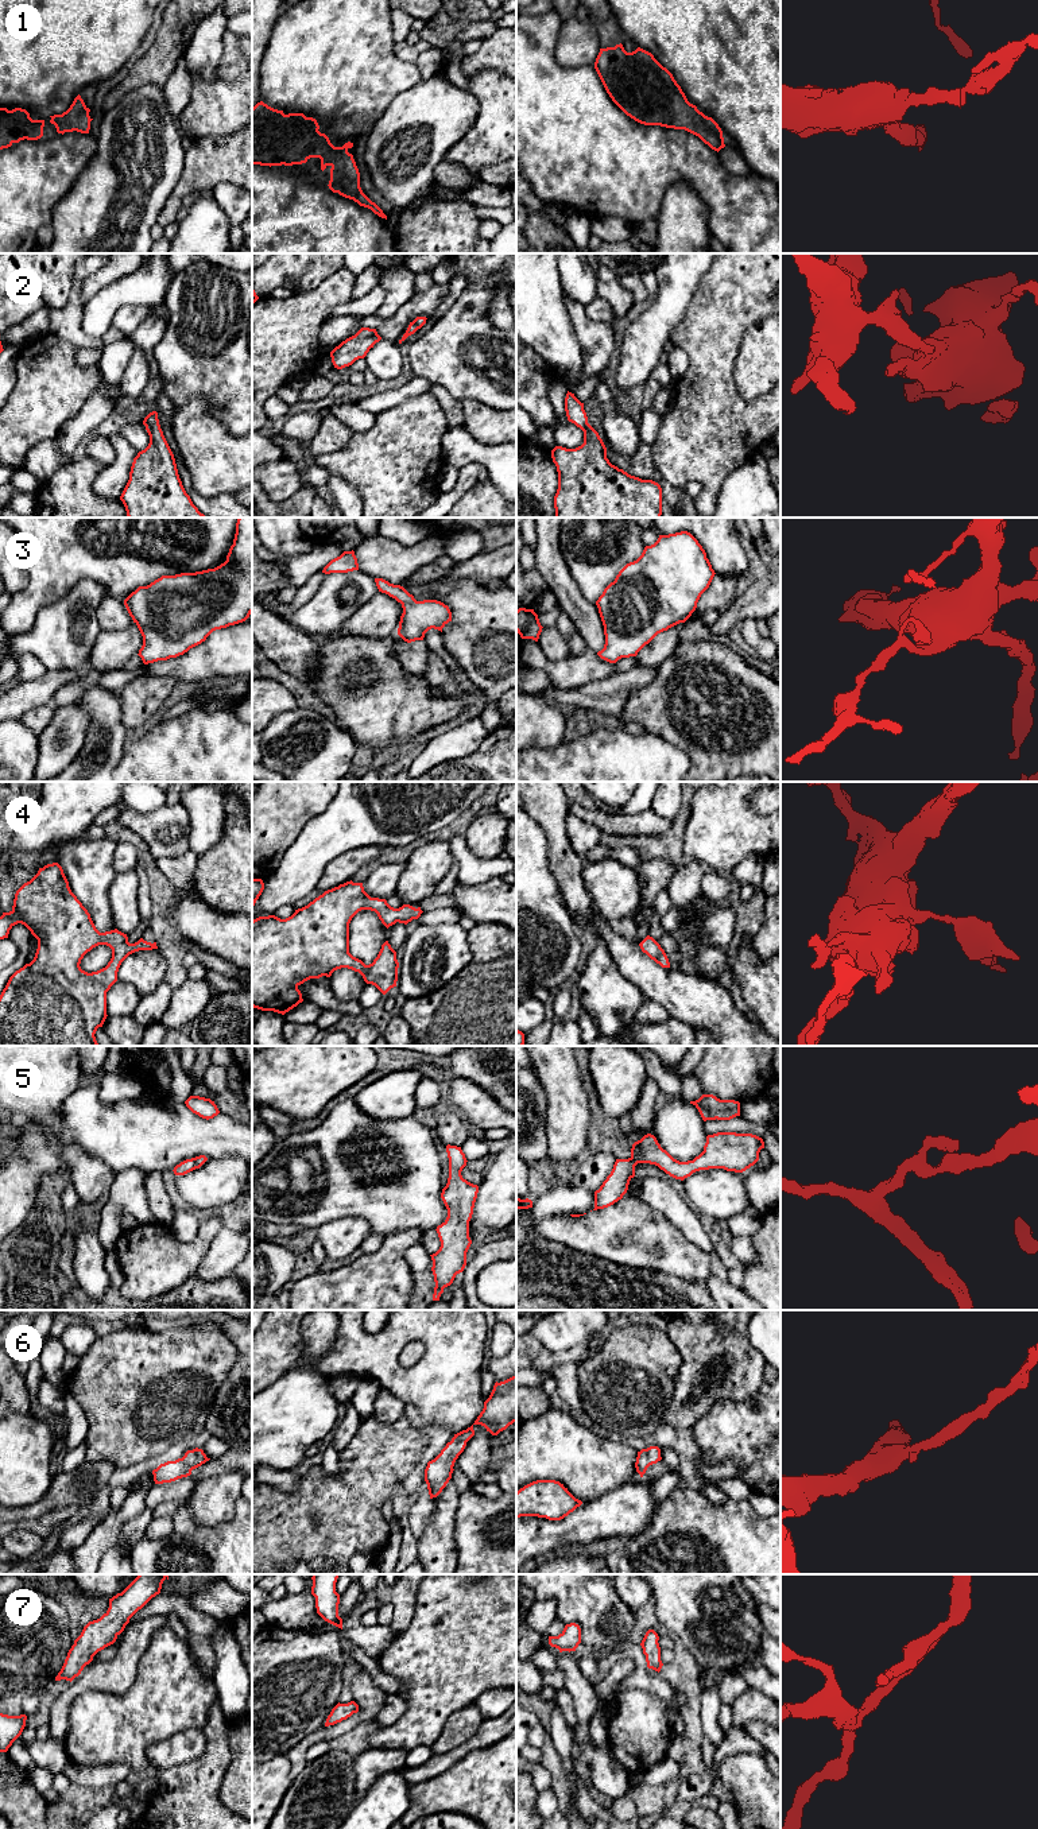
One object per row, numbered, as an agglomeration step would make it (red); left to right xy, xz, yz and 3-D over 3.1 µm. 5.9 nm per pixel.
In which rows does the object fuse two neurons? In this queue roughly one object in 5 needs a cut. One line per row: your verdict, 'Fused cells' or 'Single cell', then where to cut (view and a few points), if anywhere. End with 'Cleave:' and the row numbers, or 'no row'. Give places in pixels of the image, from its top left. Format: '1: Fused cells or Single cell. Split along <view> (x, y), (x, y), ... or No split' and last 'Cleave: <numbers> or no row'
1: Single cell. No split
2: Single cell. No split
3: Single cell. No split
4: Single cell. No split
5: Single cell. No split
6: Single cell. No split
7: Single cell. No split
Cleave: no row

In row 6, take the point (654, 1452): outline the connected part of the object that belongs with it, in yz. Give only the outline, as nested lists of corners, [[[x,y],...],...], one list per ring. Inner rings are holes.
[[[650,1446],[647,1449],[642,1449],[640,1452],[638,1452],[635,1462],[636,1472],[640,1475],[640,1477],[643,1477],[647,1468],[652,1464],[657,1464],[661,1460],[662,1460],[661,1449],[658,1446]]]

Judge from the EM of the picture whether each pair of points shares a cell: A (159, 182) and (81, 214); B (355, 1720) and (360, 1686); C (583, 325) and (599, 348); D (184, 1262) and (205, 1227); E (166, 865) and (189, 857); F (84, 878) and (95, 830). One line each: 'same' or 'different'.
A: same
B: same
C: same
D: same
E: same
F: different

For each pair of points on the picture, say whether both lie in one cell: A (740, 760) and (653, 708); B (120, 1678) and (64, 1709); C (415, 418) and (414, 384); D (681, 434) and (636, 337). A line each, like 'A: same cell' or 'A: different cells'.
A: same cell
B: same cell
C: different cells
D: different cells

